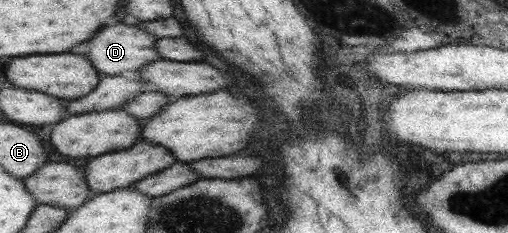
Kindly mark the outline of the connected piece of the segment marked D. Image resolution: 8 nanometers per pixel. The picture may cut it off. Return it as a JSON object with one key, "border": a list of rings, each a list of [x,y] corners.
{"border":[[[105,26],[101,28],[93,38],[89,38],[87,44],[87,60],[95,68],[99,76],[115,76],[119,74],[133,74],[140,66],[150,63],[151,61],[162,59],[154,49],[154,40],[157,38],[149,33],[135,28],[135,26]]]}

